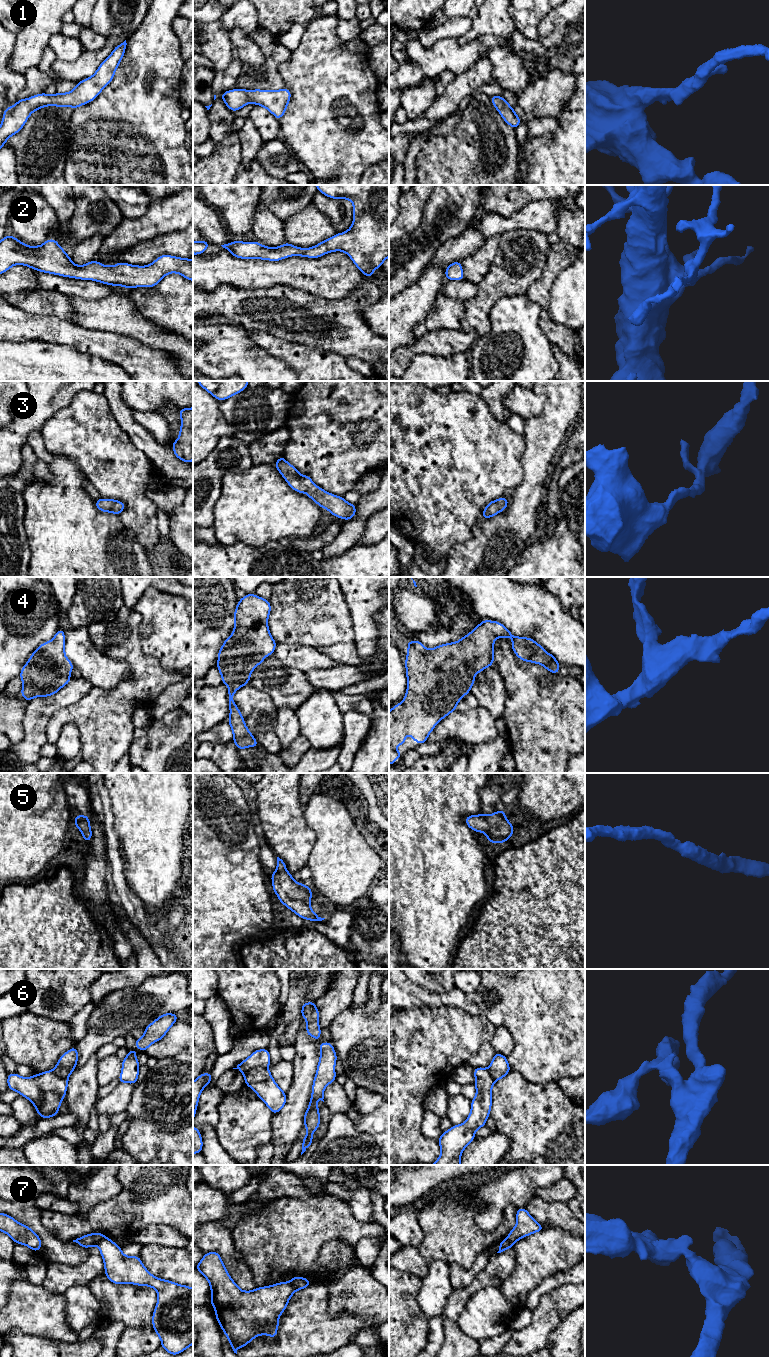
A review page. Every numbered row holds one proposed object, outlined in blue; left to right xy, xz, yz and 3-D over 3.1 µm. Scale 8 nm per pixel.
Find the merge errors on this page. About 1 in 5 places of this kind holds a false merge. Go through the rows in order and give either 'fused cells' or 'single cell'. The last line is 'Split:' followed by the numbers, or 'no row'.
1: single cell
2: single cell
3: single cell
4: single cell
5: single cell
6: fused cells
7: fused cells
Split: 6, 7

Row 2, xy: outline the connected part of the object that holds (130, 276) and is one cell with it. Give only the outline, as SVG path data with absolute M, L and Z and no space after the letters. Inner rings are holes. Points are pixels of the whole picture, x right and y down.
M6 235L0 241L0 274L20 264L40 272L94 280L127 289L154 287L170 273L178 273L187 280L193 281L193 259L164 254L146 266L124 262L106 266L97 260L79 266L72 262L56 239L46 240L40 246L28 246L16 237Z

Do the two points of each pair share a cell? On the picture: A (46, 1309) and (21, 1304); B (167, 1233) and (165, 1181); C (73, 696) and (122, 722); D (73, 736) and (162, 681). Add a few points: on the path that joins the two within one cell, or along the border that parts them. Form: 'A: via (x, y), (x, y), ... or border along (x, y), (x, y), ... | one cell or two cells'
A: via (40, 1309), (31, 1309), (27, 1305) | one cell
B: border along (144, 1228), (150, 1225), (170, 1225), (182, 1234) | two cells
C: border along (92, 685), (91, 689), (81, 698), (59, 709) | two cells
D: border along (66, 723), (73, 723), (76, 726), (81, 750) | two cells

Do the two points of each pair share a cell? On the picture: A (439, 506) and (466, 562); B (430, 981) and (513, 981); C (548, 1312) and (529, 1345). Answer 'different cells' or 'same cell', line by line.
A: different cells
B: different cells
C: same cell

